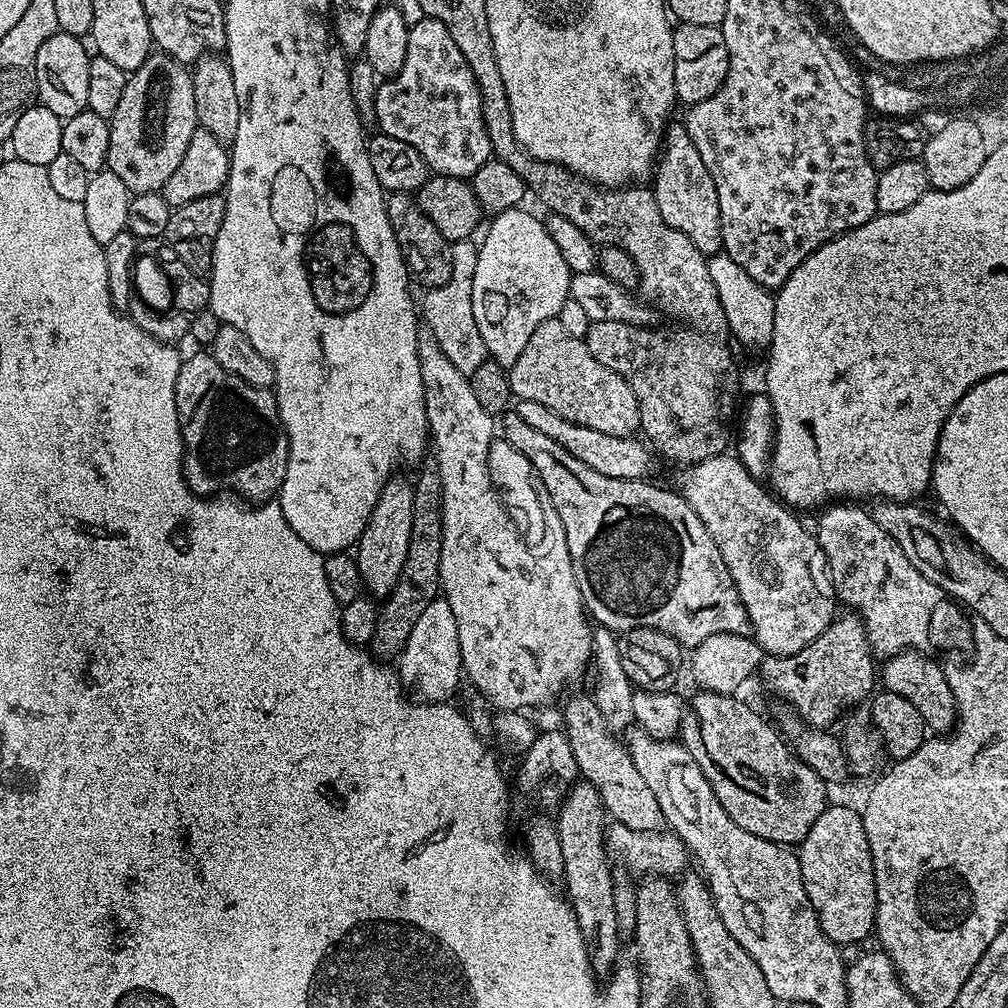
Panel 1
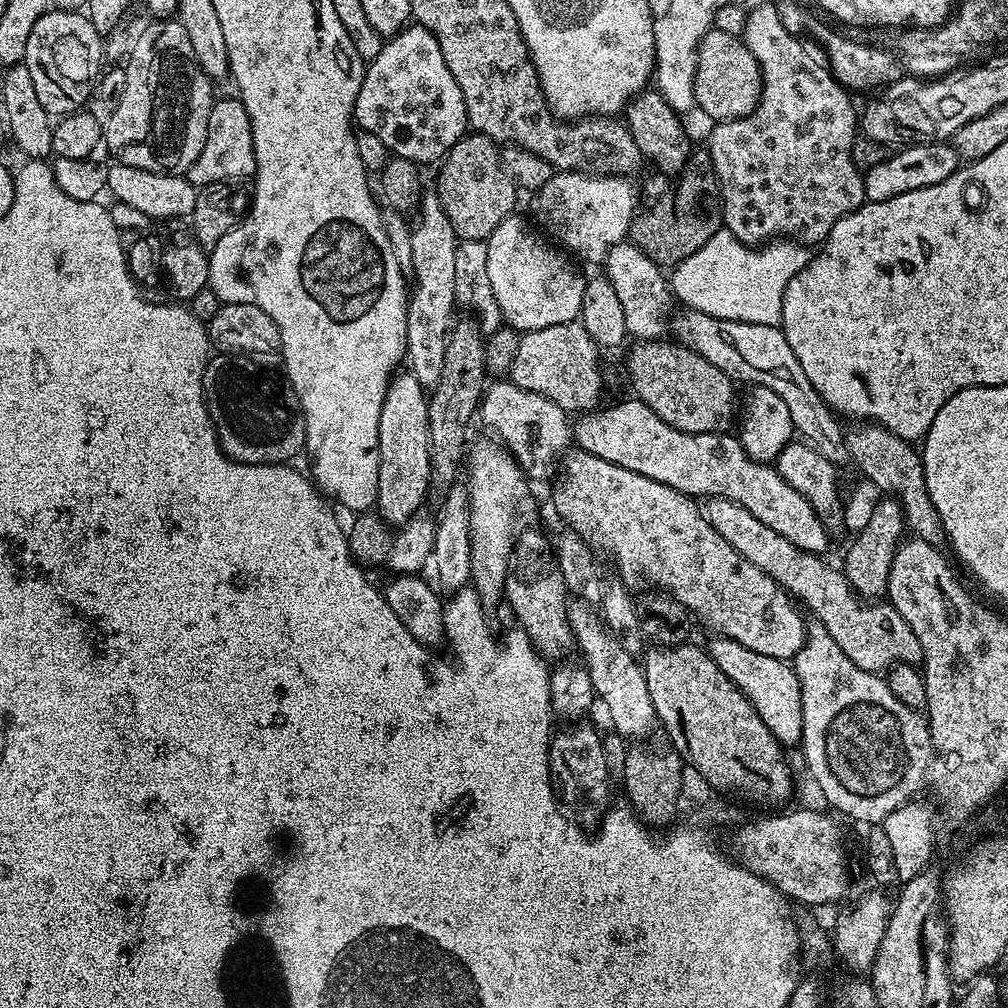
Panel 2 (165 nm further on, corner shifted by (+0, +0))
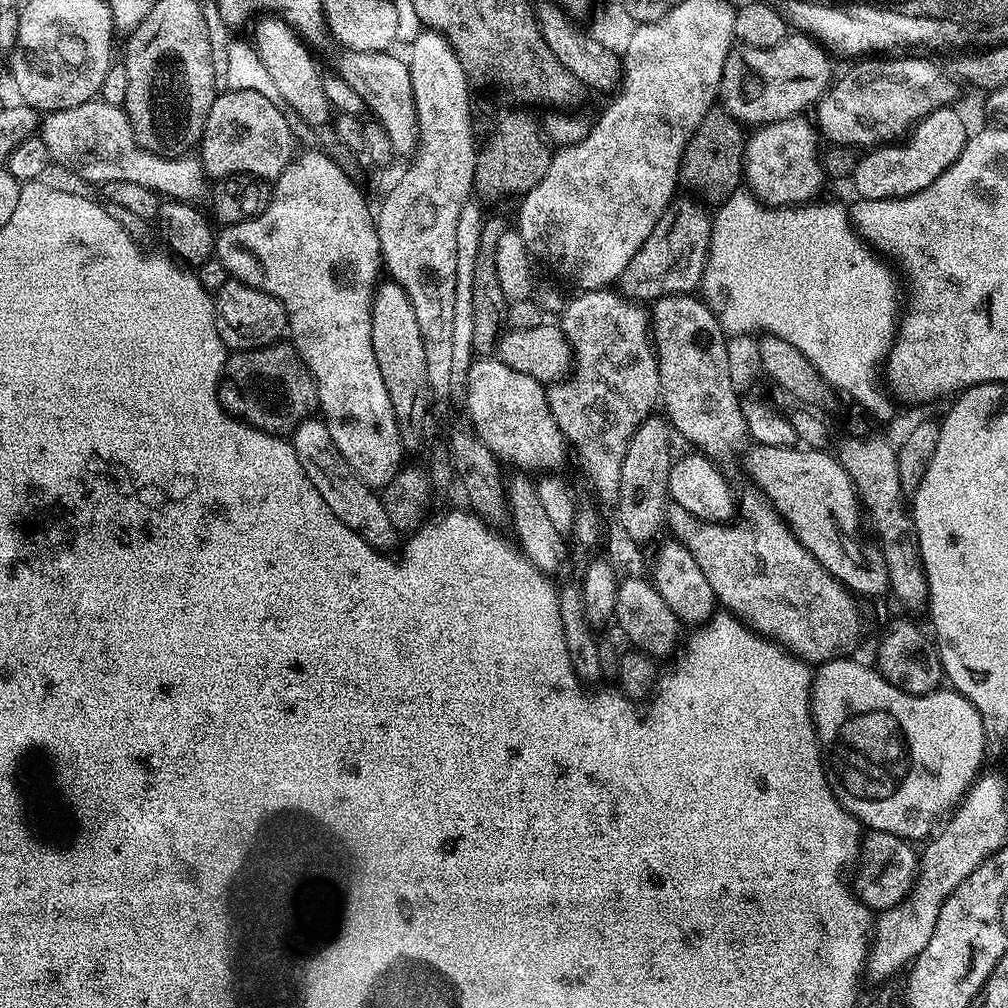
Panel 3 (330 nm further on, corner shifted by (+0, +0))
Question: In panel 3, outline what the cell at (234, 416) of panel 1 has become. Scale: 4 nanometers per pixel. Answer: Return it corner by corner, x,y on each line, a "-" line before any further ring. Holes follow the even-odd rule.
288,342
267,344
249,352
233,351
224,361
216,396
228,415
272,436
285,438
291,437
292,431
318,408
314,378

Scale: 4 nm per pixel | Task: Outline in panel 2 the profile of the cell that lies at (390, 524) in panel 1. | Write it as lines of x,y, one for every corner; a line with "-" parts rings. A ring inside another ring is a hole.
400,370
388,384
386,398
382,402
382,414
378,418
378,494
375,511
389,526
401,526
423,507
422,500
430,490
430,418
428,417
429,393
414,378
410,370

